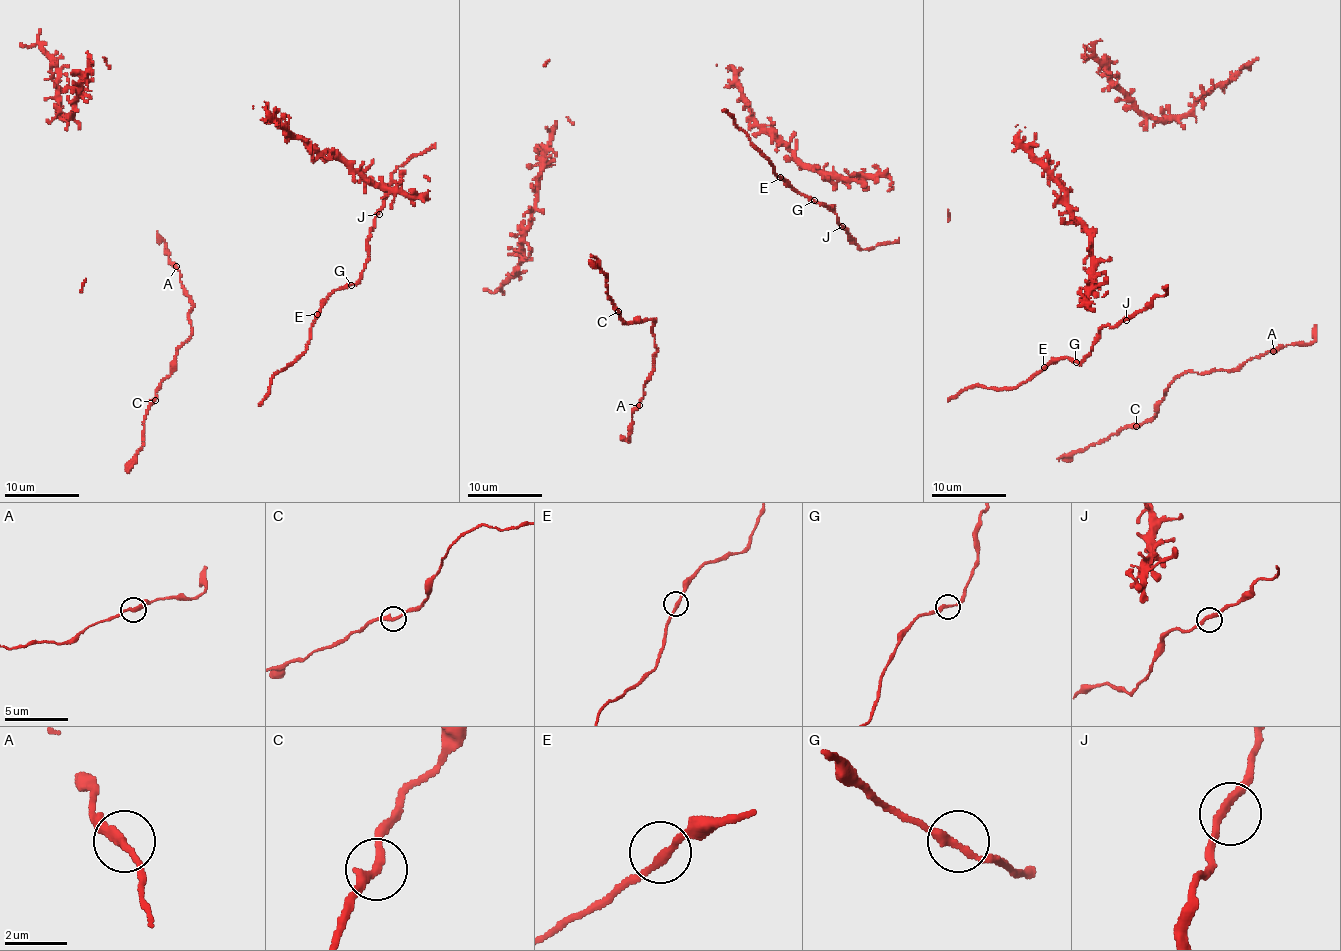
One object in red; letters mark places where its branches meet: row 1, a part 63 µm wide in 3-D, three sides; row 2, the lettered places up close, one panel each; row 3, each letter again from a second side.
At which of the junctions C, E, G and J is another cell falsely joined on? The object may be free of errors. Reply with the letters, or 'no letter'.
no letter

